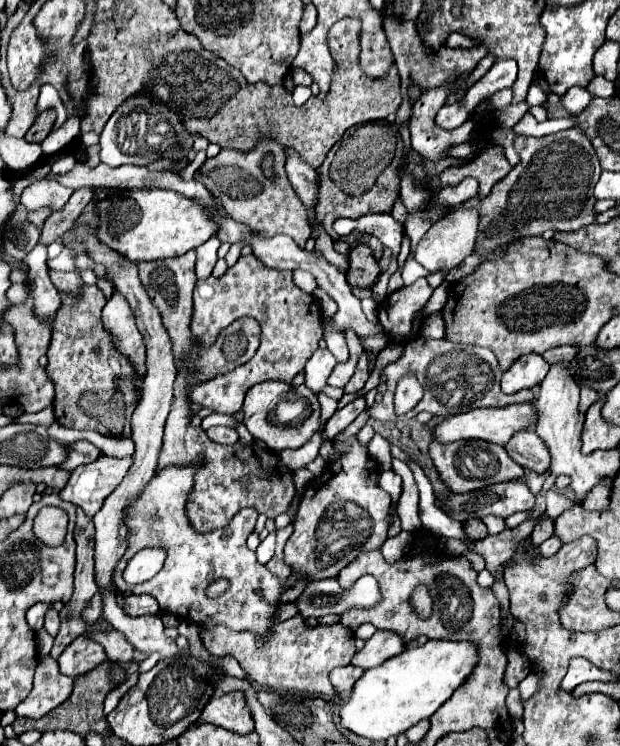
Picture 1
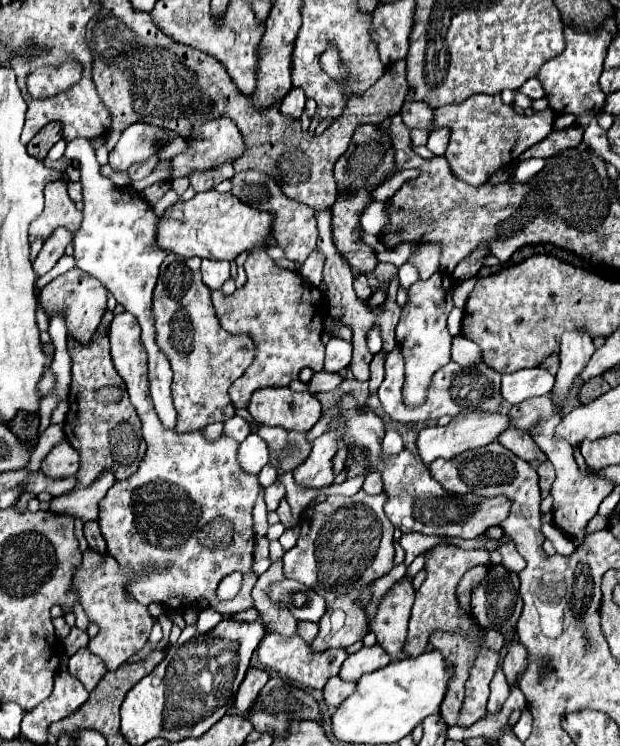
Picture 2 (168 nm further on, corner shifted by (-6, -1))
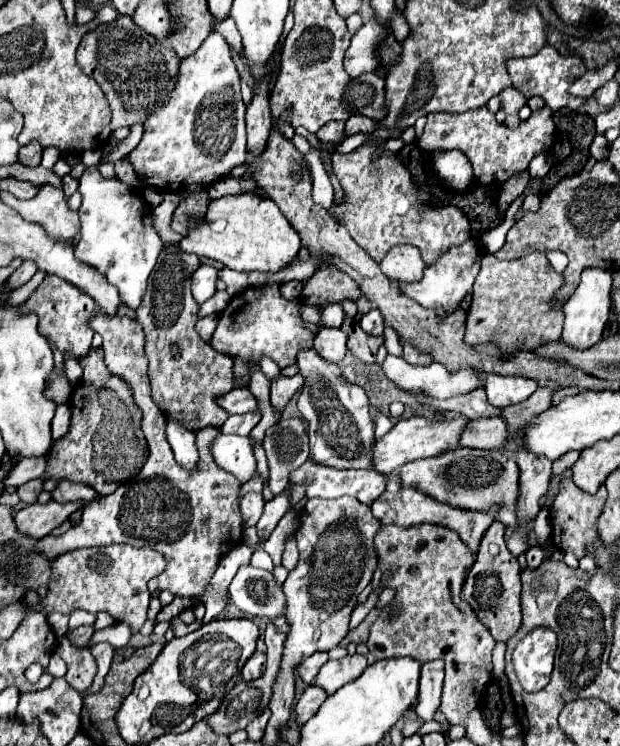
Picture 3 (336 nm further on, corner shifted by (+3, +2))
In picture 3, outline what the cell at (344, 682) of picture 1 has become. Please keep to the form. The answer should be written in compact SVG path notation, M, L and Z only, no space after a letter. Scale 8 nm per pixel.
M308 686L304 690L304 694L298 698L296 702L296 710L294 710L294 720L298 726L302 726L304 722L308 722L314 712L322 706L322 702L328 698L328 694L322 690L322 688L316 688L316 686Z

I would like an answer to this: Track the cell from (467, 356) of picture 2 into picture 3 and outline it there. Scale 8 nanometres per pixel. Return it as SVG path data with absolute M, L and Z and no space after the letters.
M477 371L476 373L478 376L482 376L484 382L486 382L488 402L492 406L498 406L498 408L524 402L536 390L536 384L530 378L496 376L496 374L484 374L482 371Z

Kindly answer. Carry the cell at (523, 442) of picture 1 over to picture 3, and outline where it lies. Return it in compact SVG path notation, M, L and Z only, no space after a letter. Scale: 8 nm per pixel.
M480 418L466 424L460 436L460 446L478 450L500 450L508 436L508 426L500 418Z

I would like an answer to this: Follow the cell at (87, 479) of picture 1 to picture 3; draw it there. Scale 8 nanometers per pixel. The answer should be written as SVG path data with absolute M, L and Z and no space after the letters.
M50 500L48 504L36 502L18 510L14 516L14 522L16 522L18 532L38 540L38 538L48 536L78 508L82 508L78 502L70 502L70 504L58 504L54 500Z

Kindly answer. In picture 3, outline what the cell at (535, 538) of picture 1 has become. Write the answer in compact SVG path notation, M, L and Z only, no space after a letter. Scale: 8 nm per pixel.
M537 546L531 547L525 554L528 568L530 569L538 568L543 562L544 556L545 551L543 548Z

